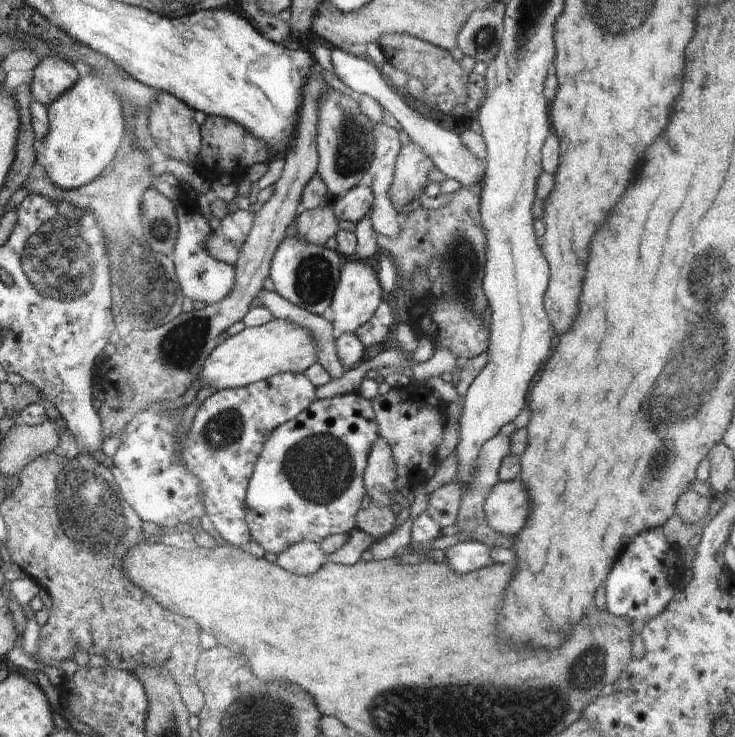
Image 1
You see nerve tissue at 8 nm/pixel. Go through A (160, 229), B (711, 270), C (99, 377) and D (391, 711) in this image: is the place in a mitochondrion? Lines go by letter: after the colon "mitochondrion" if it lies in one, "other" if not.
A: mitochondrion
B: mitochondrion
C: other
D: mitochondrion

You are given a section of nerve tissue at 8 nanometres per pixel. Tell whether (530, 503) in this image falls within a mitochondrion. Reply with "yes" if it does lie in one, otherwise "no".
no

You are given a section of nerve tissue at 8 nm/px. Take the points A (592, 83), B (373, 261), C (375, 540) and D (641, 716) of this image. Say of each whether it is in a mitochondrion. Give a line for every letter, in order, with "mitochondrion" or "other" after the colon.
A: other
B: other
C: other
D: other

